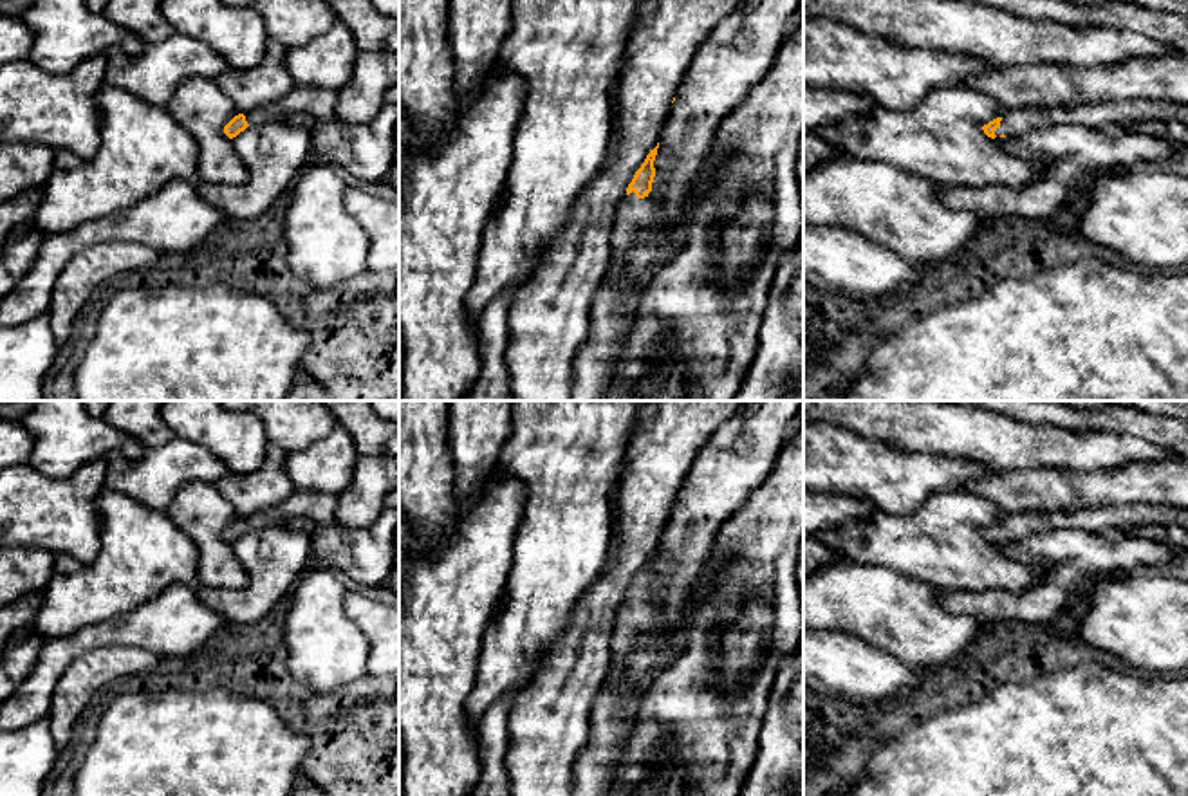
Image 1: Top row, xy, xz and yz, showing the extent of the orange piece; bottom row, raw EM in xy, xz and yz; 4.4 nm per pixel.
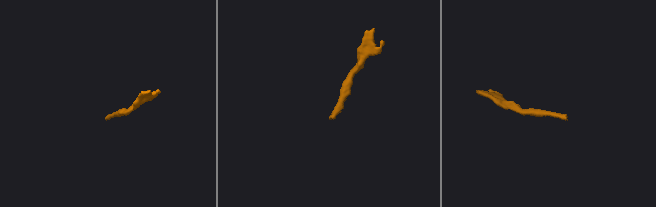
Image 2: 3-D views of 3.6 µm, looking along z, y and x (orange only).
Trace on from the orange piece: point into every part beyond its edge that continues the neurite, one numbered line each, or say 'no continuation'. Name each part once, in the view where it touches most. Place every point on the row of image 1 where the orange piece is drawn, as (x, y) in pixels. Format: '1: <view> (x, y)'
1: xz (612, 313)

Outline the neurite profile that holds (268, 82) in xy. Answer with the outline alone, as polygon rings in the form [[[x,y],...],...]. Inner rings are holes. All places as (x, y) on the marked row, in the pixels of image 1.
[[[274,38],[265,42],[264,60],[247,70],[227,69],[215,83],[240,114],[253,112],[287,96],[294,79],[285,67],[287,49]]]

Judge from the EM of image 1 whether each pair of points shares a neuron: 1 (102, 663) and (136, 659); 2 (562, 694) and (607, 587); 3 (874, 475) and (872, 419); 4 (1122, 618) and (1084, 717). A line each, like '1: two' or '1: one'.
1: one
2: one
3: two
4: two

